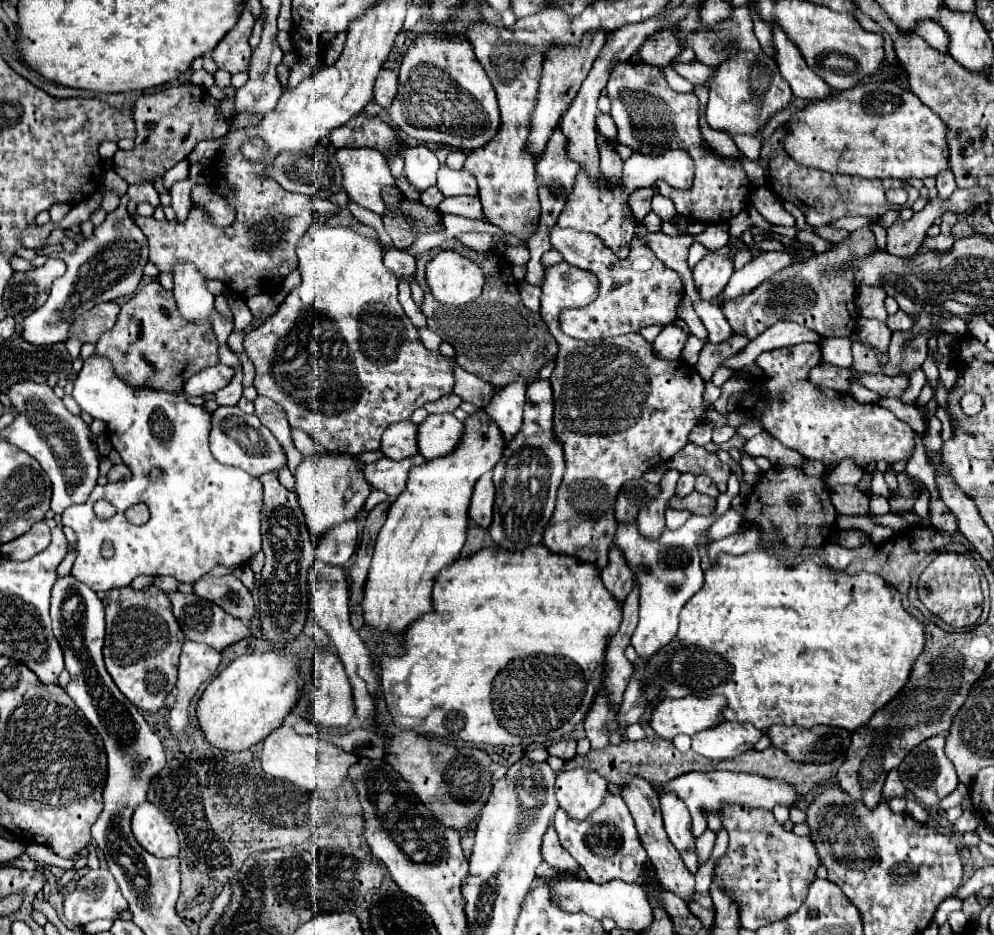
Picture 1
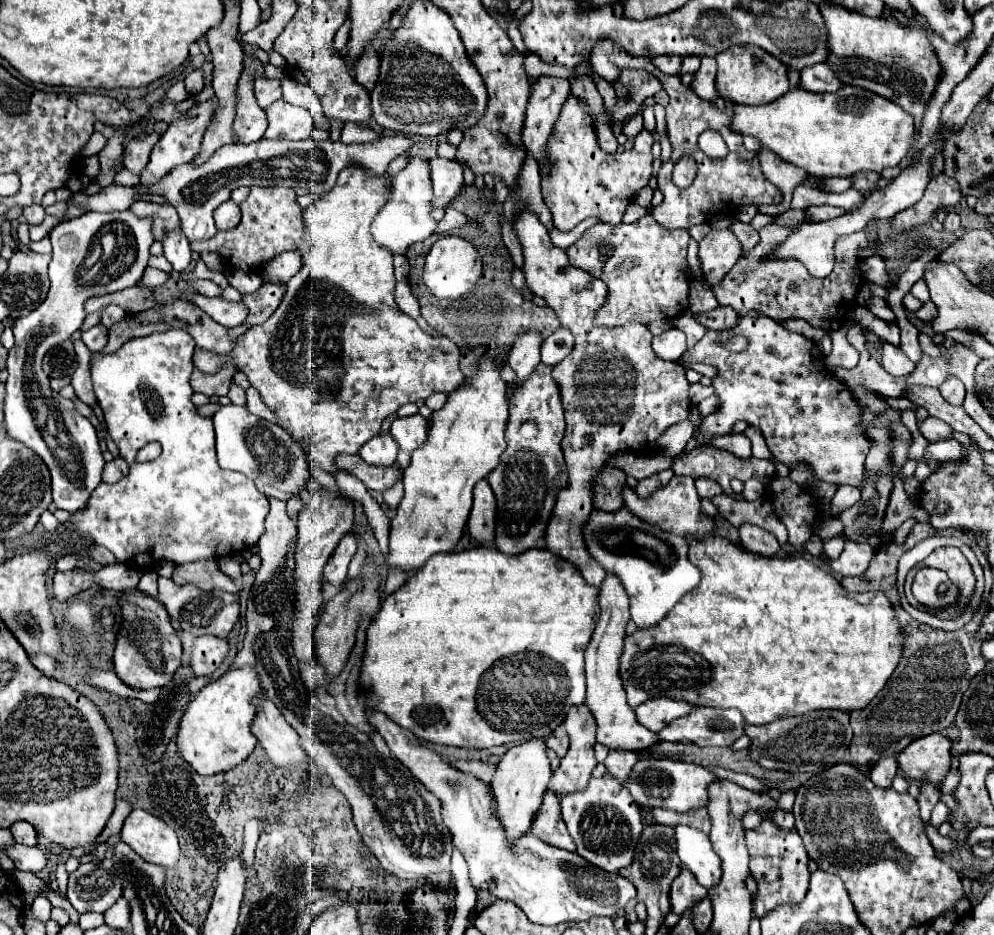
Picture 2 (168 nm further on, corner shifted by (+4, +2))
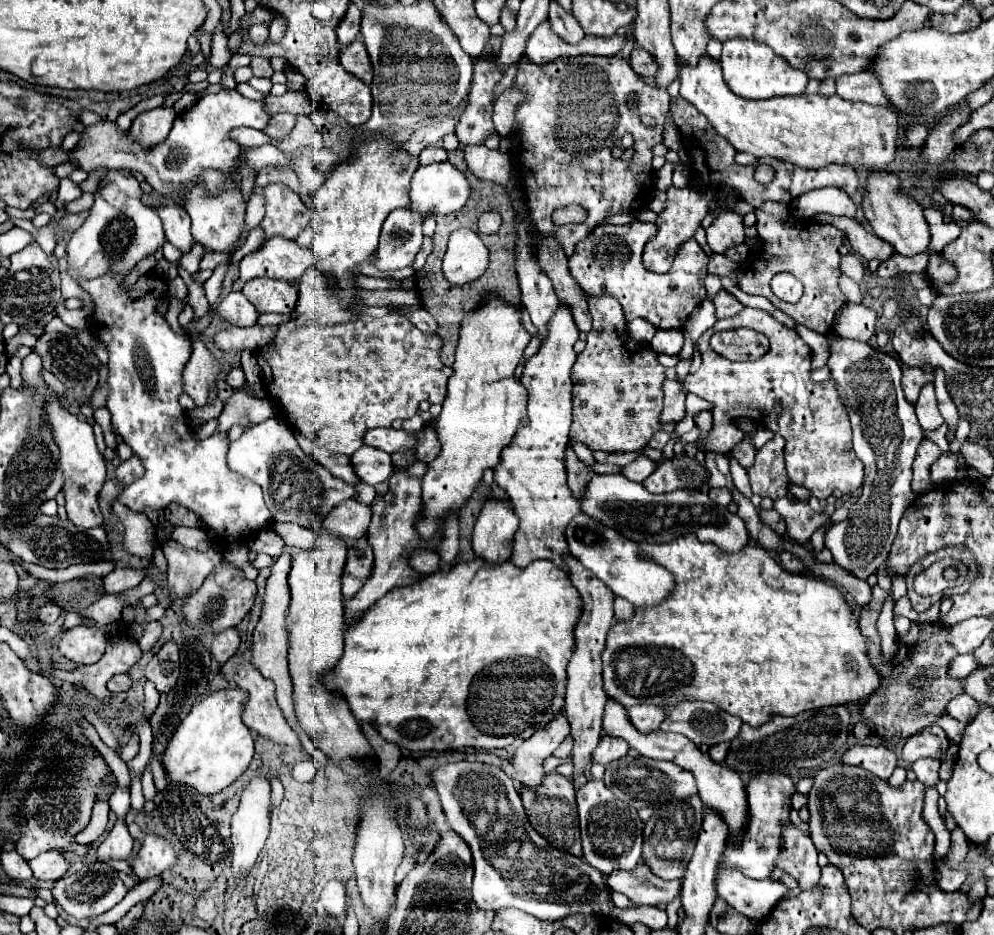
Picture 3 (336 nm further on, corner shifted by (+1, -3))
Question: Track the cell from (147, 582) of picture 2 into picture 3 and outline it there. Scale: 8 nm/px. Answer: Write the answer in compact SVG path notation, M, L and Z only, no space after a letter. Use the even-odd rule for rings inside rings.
M167 540L163 554L169 562L167 572L167 592L175 598L185 598L193 594L203 580L215 570L215 566L221 564L221 554L209 548L207 552L189 550L177 544L175 540Z

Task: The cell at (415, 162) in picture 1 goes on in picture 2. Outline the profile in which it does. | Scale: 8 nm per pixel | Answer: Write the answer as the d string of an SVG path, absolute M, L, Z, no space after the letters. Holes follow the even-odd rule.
M412 155L410 165L402 169L394 179L394 195L392 199L378 211L372 233L380 247L388 249L394 255L404 255L408 247L416 241L424 241L436 229L436 221L430 217L430 201L432 201L432 183L428 177L428 159Z

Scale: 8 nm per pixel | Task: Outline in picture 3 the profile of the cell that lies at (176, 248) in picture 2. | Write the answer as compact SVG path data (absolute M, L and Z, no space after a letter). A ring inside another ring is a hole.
M159 208L159 218L163 220L167 240L181 252L189 254L195 240L191 236L191 220L183 208Z

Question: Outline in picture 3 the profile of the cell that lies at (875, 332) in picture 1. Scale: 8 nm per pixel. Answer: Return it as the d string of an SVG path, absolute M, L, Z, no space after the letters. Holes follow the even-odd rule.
M903 366L901 385L903 392L905 392L905 396L907 396L907 400L909 400L911 404L915 404L915 402L917 402L917 396L919 396L921 386L923 386L923 384L927 384L929 380L933 380L933 376L931 376L931 374L921 372L919 368L907 368L907 366Z

